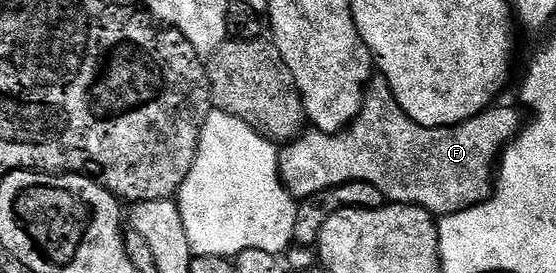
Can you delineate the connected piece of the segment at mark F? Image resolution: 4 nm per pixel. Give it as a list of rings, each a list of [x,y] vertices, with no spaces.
[[[374,79],[366,87],[358,118],[345,131],[341,133],[306,131],[281,146],[278,154],[278,176],[282,180],[285,192],[287,194],[290,192],[294,199],[311,197],[325,189],[359,181],[372,183],[372,187],[376,187],[376,191],[380,191],[383,198],[390,203],[418,205],[435,215],[459,213],[462,209],[471,209],[490,196],[496,162],[506,146],[514,140],[519,125],[517,111],[510,105],[498,103],[471,121],[461,121],[458,125],[449,125],[447,129],[424,127],[413,121],[402,110],[400,103],[396,103],[384,79]]]

